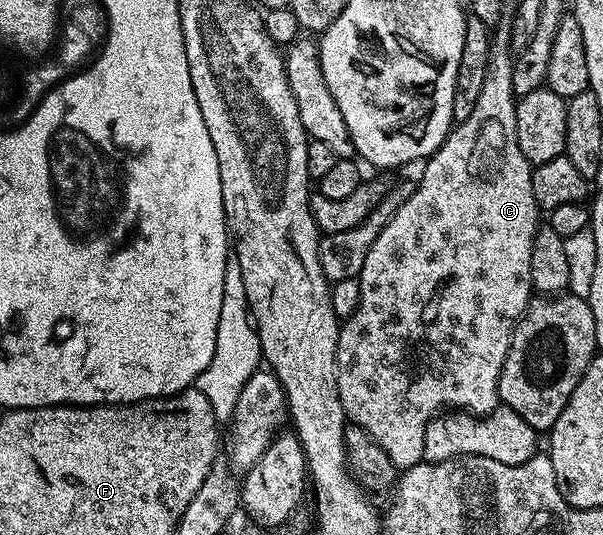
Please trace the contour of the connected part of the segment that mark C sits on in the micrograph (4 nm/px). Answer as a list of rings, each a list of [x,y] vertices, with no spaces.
[[[501,21],[491,32],[490,61],[486,69],[486,81],[482,84],[482,93],[478,93],[474,113],[468,119],[459,120],[444,138],[444,144],[433,155],[428,156],[423,164],[424,172],[419,172],[418,175],[420,181],[418,189],[398,209],[398,213],[390,217],[382,233],[378,233],[378,241],[370,245],[370,253],[366,253],[366,265],[362,265],[362,273],[358,280],[360,300],[354,313],[343,320],[340,328],[336,350],[336,376],[338,377],[338,397],[342,401],[342,409],[347,422],[367,427],[370,437],[374,437],[374,441],[378,441],[378,445],[386,449],[386,457],[394,461],[397,472],[400,473],[422,462],[426,425],[434,416],[441,414],[445,409],[459,409],[474,415],[488,415],[495,407],[501,406],[498,381],[512,344],[512,330],[534,295],[530,281],[530,249],[542,215],[534,201],[533,164],[528,162],[528,158],[518,145],[518,129],[516,128],[518,96],[514,93],[514,77],[512,76],[514,52],[510,45],[510,27],[511,22]]]

